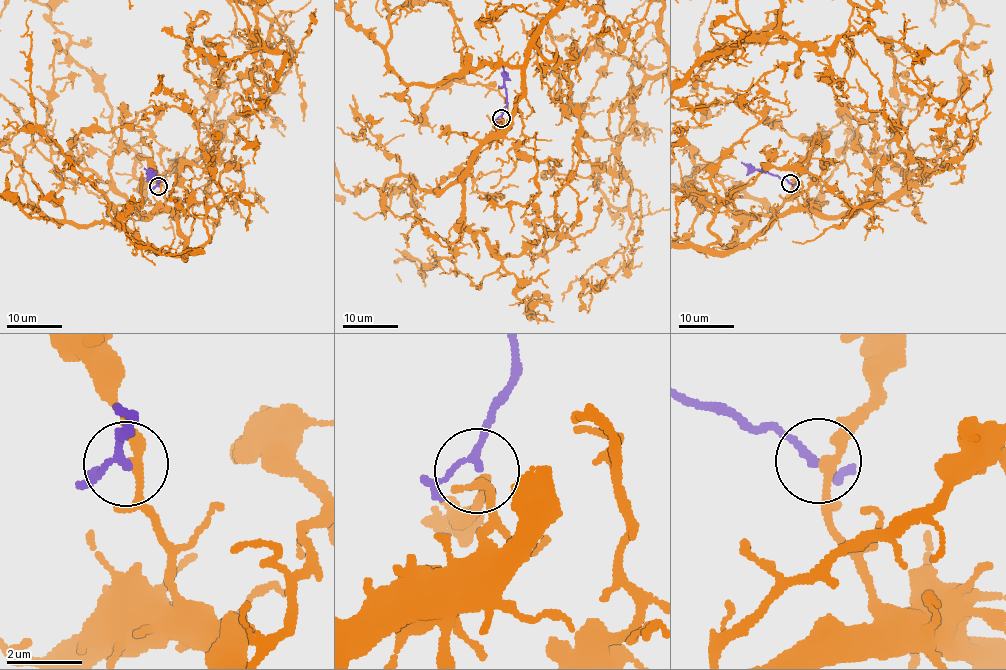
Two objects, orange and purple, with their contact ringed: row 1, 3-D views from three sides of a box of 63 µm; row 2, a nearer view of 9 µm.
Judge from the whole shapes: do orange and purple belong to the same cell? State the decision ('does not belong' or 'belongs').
belongs

